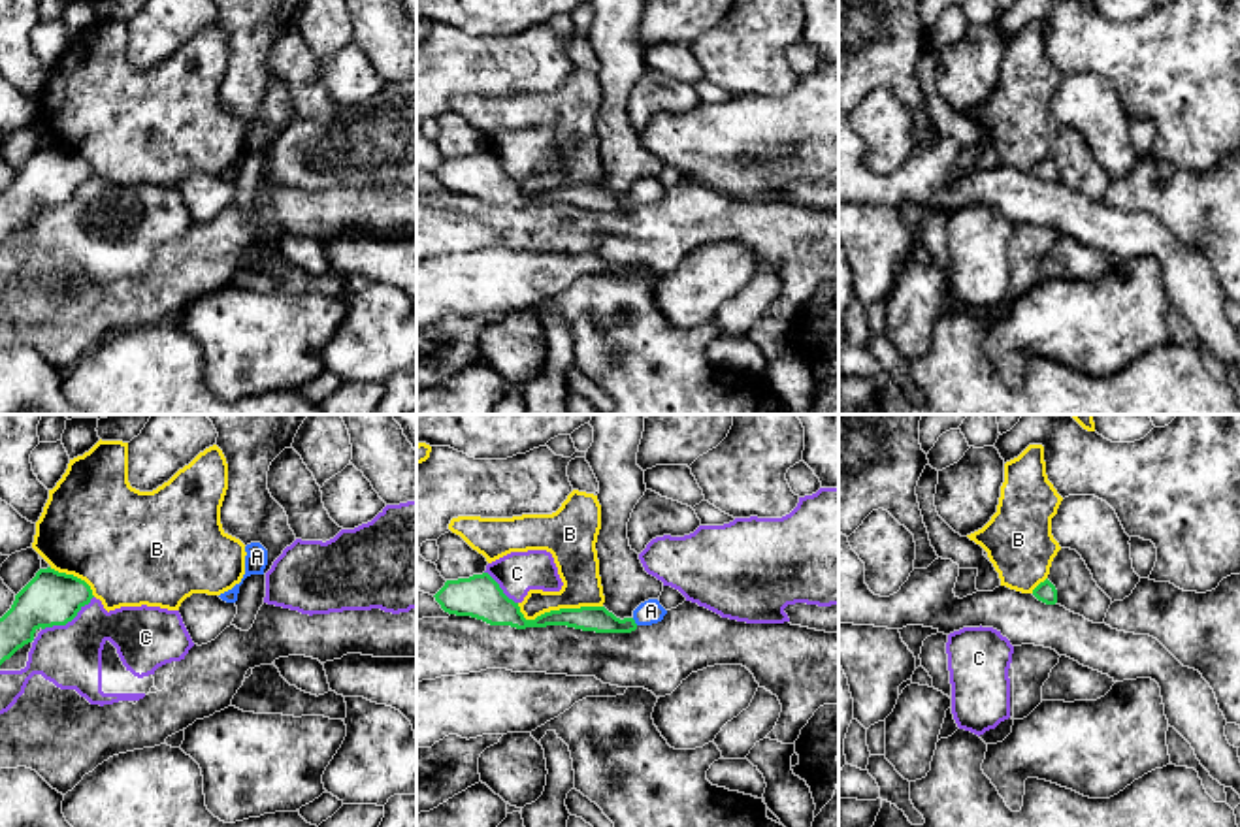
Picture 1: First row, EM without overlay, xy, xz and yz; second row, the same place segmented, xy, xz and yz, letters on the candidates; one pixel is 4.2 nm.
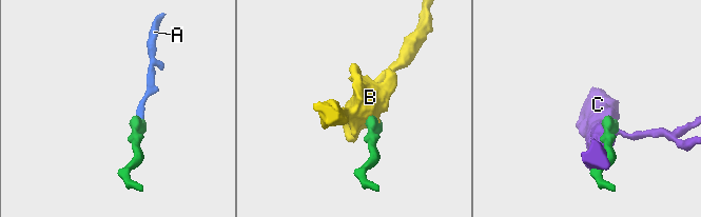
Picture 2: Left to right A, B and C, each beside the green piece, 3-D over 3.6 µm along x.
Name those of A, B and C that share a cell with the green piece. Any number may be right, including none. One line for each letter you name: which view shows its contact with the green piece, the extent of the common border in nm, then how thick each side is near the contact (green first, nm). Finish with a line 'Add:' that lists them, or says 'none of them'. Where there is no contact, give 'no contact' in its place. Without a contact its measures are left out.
A: meets green in xz; contact 40 nm long; 110 nm thick on the green side, 100 nm on the other
Add: A

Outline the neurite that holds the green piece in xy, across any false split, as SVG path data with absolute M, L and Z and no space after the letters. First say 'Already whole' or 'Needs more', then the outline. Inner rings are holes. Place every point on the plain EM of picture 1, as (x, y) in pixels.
Already whole. M51 145L40 147L0 196L0 243L32 220L40 205L72 200L92 175L85 158Z

